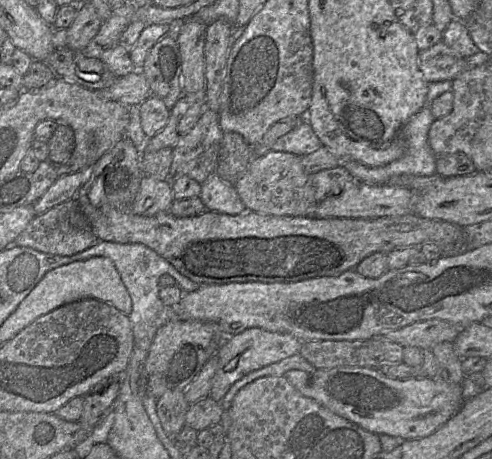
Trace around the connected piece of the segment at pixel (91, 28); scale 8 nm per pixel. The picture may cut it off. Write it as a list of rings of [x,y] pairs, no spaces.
[[[78,6],[76,17],[67,29],[67,47],[80,51],[84,49],[98,33],[102,22],[93,7]]]

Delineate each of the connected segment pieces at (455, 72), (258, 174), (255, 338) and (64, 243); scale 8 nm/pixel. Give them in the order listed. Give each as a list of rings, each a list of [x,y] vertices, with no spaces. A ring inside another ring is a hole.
[[[443,40],[428,50],[420,51],[419,67],[429,83],[453,81],[470,68],[466,58],[447,46]]]
[[[270,150],[250,162],[235,186],[247,211],[273,216],[311,216],[319,202],[315,198],[310,176],[303,168],[300,156]]]
[[[252,327],[236,335],[228,336],[215,355],[218,365],[209,396],[217,402],[222,401],[232,385],[243,376],[300,353],[302,345],[303,341],[291,334],[272,332],[259,327]]]
[[[73,198],[52,207],[42,214],[37,214],[15,239],[13,245],[30,247],[53,255],[72,256],[93,246],[98,241],[79,203]]]

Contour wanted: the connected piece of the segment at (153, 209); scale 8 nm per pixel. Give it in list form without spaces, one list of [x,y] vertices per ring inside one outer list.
[[[144,176],[130,212],[140,216],[154,216],[168,212],[174,201],[171,183]]]

